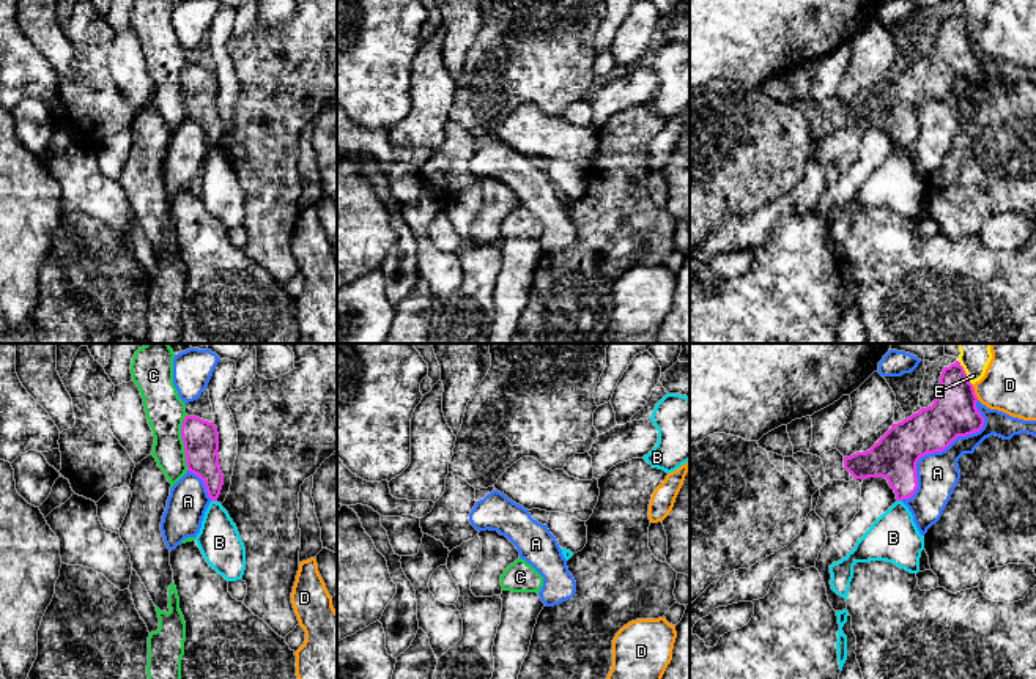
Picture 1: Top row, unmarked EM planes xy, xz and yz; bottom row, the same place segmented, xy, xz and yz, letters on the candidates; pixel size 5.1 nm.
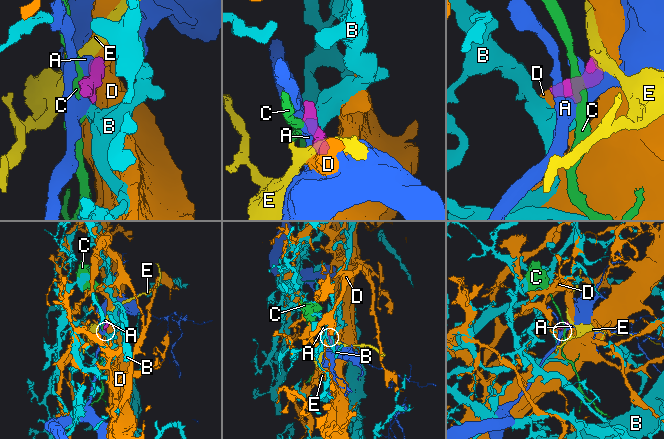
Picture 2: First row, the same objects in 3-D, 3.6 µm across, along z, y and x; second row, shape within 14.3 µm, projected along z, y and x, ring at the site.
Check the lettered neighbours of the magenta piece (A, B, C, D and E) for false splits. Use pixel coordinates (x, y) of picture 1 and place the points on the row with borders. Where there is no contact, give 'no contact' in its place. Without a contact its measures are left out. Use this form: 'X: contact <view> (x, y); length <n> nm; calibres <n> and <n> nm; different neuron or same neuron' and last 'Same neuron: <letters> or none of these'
A: contact yz (940, 451); length 650 nm; calibres 240 and 220 nm; different neuron
B: contact xy (214, 500); length 30 nm; calibres 170 and 220 nm; different neuron
C: contact xy (183, 441); length 280 nm; calibres 180 and 200 nm; different neuron
D: contact yz (973, 393); length 90 nm; calibres 240 and 280 nm; different neuron
E: contact yz (965, 374); length 150 nm; calibres 240 and 160 nm; different neuron
Same neuron: none of these

